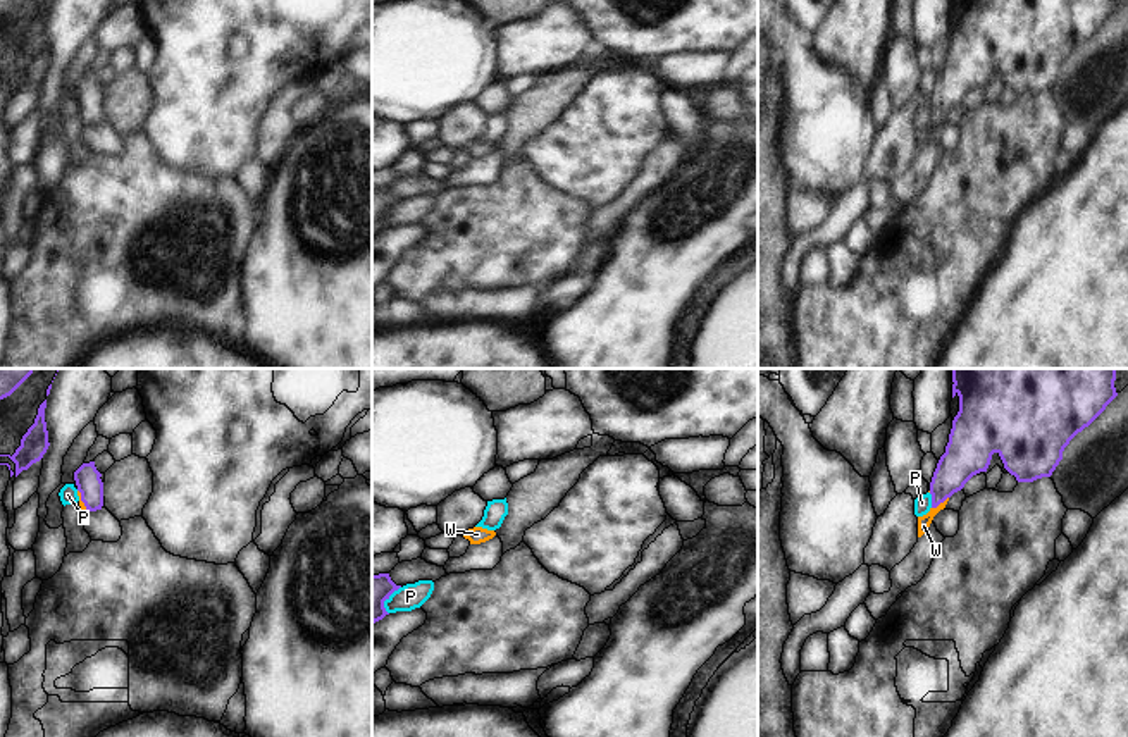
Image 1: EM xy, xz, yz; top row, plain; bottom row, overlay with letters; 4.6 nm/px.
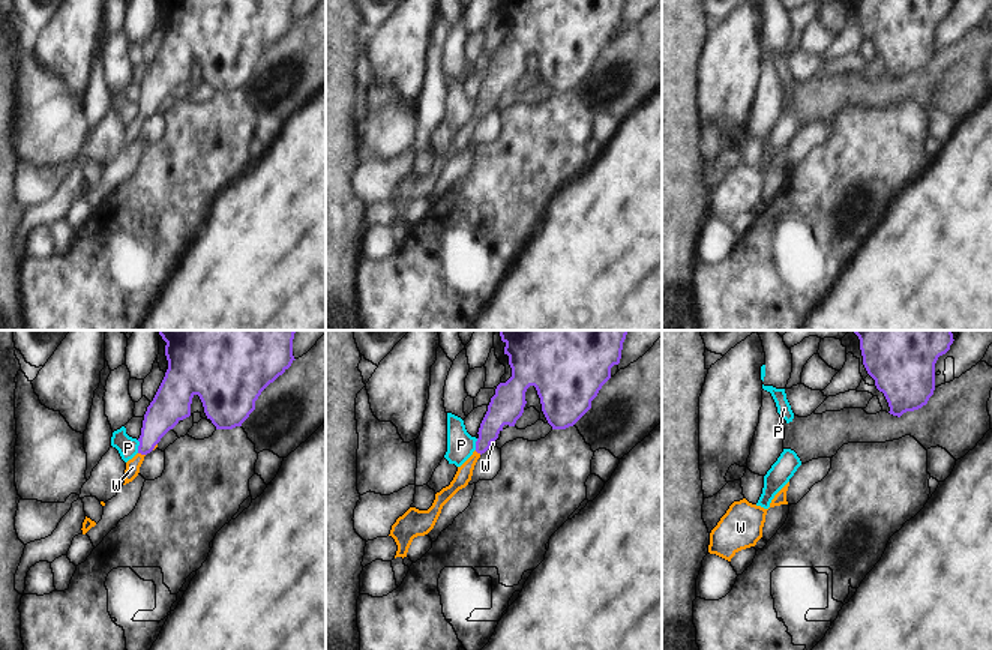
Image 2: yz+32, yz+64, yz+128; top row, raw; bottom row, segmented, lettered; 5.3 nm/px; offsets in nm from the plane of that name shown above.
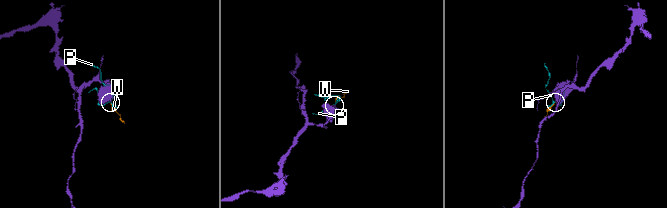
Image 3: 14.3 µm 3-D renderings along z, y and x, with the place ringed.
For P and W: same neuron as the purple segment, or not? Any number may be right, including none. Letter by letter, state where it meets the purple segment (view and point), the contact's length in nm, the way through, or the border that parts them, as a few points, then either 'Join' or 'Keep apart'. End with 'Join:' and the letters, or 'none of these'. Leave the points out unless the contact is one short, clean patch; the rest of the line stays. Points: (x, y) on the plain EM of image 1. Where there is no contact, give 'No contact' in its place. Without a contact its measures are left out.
P: Touches purple at yz (932, 114). Shared border 70 nm. Keep apart
W: Touches purple at yz (939, 117). Shared border 100 nm. Path across: yz (965, 71), (941, 102), (939, 117), (923, 136). Join
Join: W

